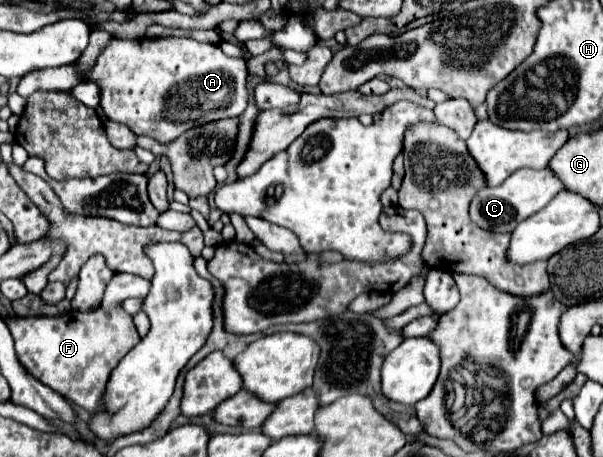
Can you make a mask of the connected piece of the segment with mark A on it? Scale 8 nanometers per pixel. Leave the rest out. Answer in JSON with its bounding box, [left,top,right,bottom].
[16,38,248,144]

